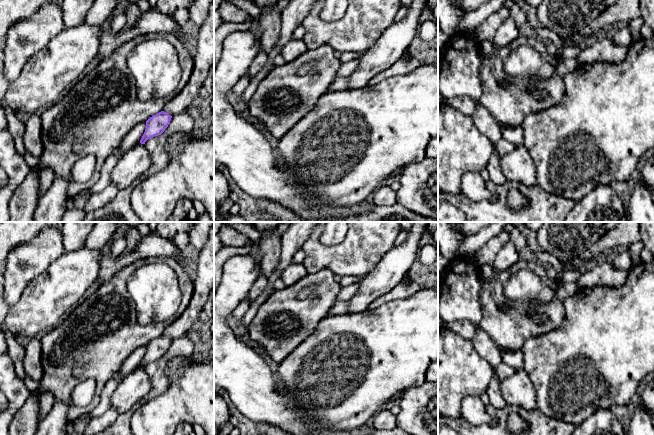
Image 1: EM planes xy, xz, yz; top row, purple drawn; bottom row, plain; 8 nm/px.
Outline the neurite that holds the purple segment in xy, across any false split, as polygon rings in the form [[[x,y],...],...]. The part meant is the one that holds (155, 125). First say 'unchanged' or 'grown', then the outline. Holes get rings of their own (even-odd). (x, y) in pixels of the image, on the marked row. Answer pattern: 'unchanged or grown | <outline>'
grown | [[[161,111],[146,121],[146,129],[140,142],[124,153],[111,172],[111,183],[119,190],[129,187],[150,168],[152,160],[144,144],[148,139],[161,135],[171,118],[171,115]]]

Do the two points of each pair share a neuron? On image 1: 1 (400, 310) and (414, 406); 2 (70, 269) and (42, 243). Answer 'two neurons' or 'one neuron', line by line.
1: two neurons
2: two neurons

